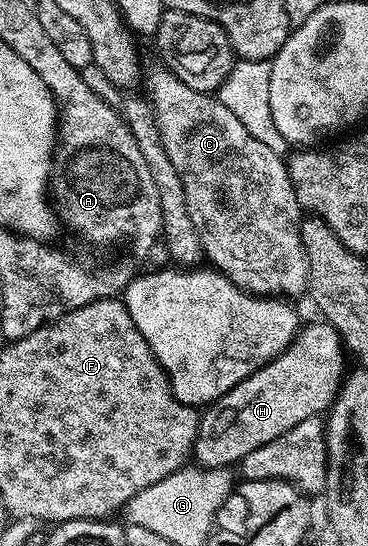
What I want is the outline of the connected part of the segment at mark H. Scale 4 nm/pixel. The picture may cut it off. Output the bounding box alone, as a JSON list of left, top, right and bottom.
[194,321,346,468]

